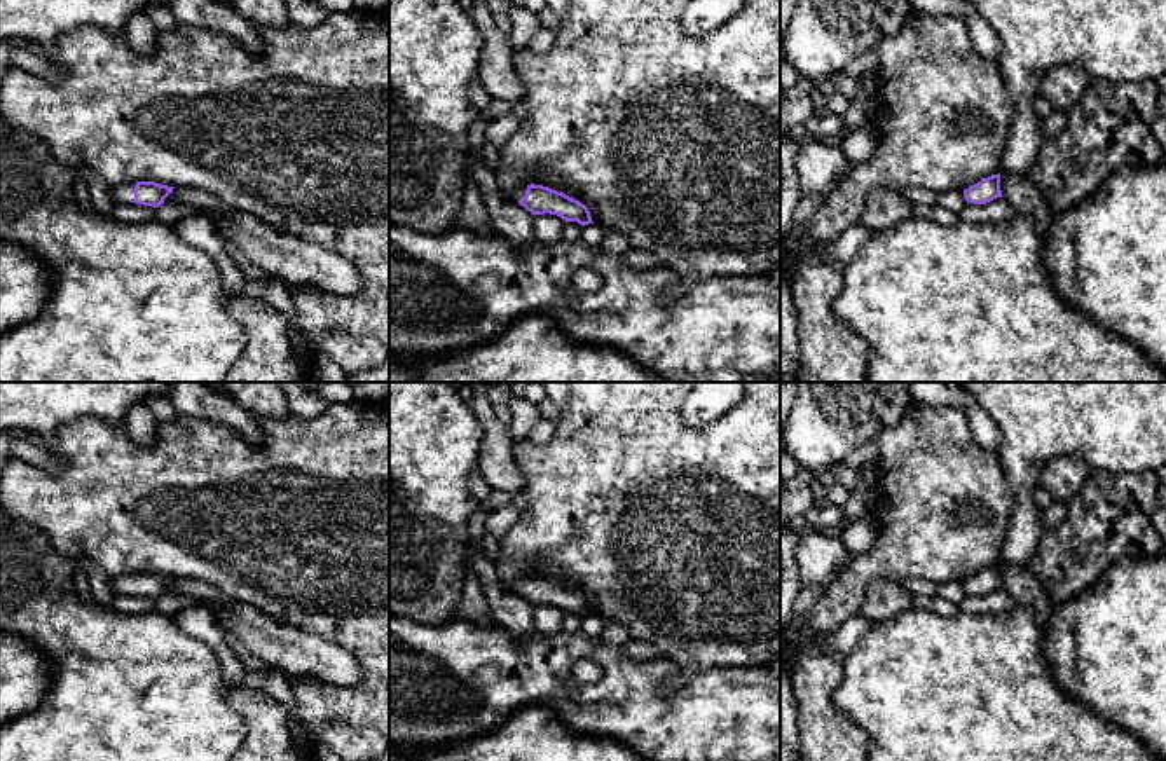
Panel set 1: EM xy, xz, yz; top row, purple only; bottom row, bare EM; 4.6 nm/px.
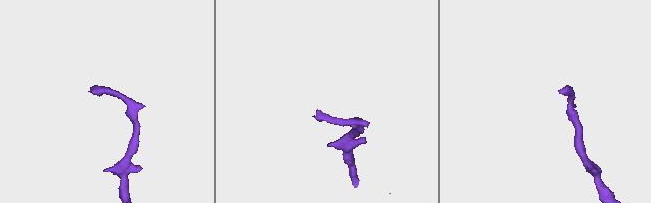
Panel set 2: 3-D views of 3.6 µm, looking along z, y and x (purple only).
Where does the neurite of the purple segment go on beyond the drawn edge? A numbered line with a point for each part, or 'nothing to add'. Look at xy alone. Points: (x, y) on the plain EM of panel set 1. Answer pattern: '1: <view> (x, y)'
1: xy (124, 585)

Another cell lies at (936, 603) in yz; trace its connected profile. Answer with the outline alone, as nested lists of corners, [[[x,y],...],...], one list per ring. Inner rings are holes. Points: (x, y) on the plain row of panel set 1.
[[[913,595],[913,604],[916,607],[927,609],[927,611],[934,611],[944,618],[950,618],[953,614],[957,614],[960,611],[960,606],[955,606],[953,602],[943,599],[941,595],[932,595],[932,597],[925,597],[925,595]]]

